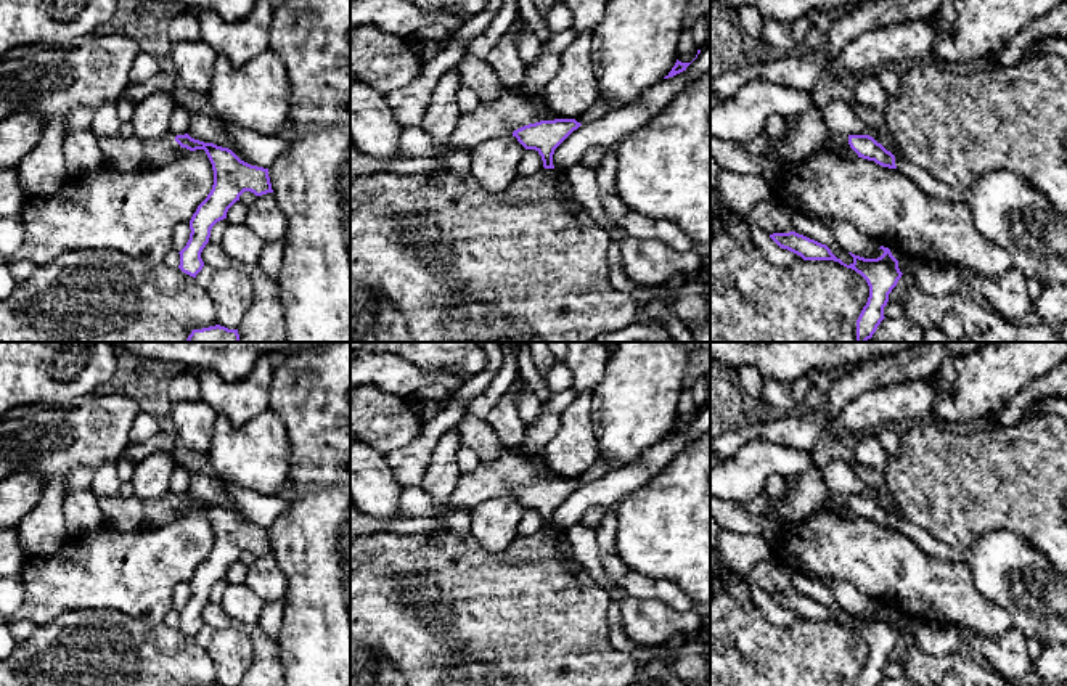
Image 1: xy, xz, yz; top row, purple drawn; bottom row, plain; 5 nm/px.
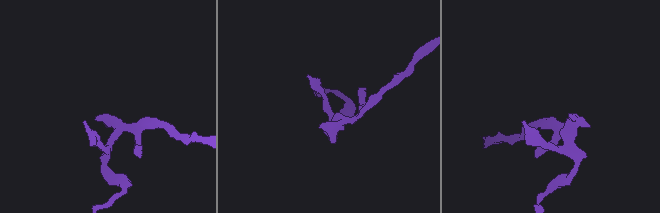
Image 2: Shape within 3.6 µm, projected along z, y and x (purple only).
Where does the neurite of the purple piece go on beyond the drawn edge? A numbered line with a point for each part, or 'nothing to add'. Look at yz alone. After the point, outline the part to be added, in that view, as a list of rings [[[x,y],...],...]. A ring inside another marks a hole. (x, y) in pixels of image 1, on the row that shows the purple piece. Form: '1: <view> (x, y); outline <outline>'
1: yz (839, 142); outline [[[834,133],[829,138],[828,146],[832,151],[836,151],[839,156],[844,156],[844,157],[856,157],[858,156],[848,145],[848,135],[844,135],[844,133]]]

